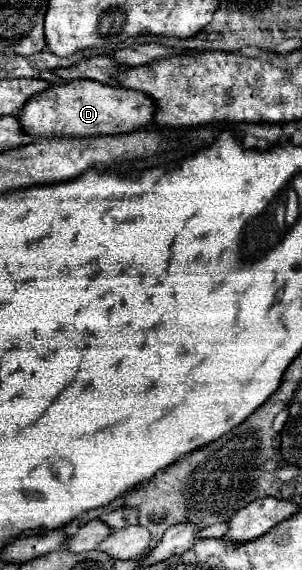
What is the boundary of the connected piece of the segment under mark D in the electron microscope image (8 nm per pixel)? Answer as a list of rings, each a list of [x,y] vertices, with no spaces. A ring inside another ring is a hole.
[[[88,79],[54,85],[40,95],[34,95],[20,111],[18,123],[26,135],[34,137],[88,137],[88,135],[122,135],[138,131],[154,117],[154,101],[124,87],[110,87]]]

